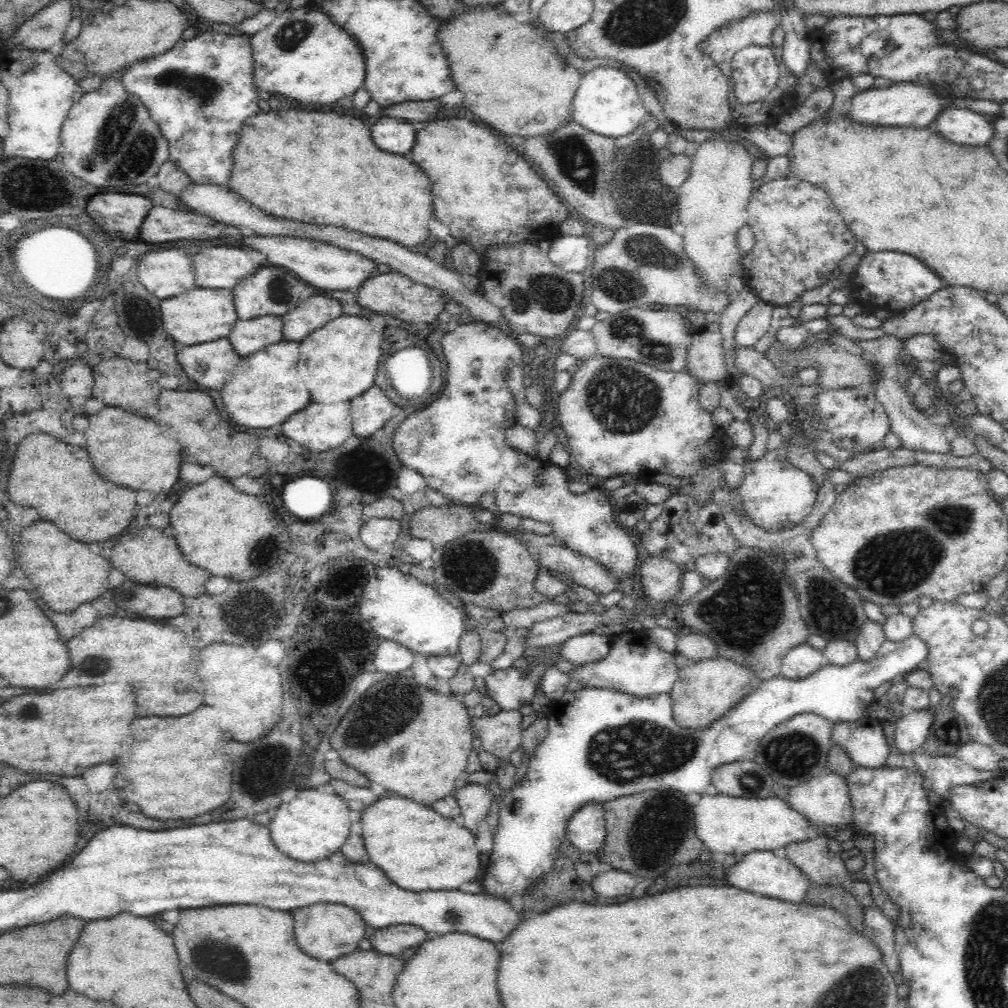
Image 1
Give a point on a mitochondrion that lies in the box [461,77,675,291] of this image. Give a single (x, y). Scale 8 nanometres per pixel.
(576, 161)

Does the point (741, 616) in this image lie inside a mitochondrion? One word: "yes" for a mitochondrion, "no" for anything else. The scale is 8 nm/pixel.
yes

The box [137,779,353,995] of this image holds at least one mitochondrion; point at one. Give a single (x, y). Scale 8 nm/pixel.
(224, 962)

